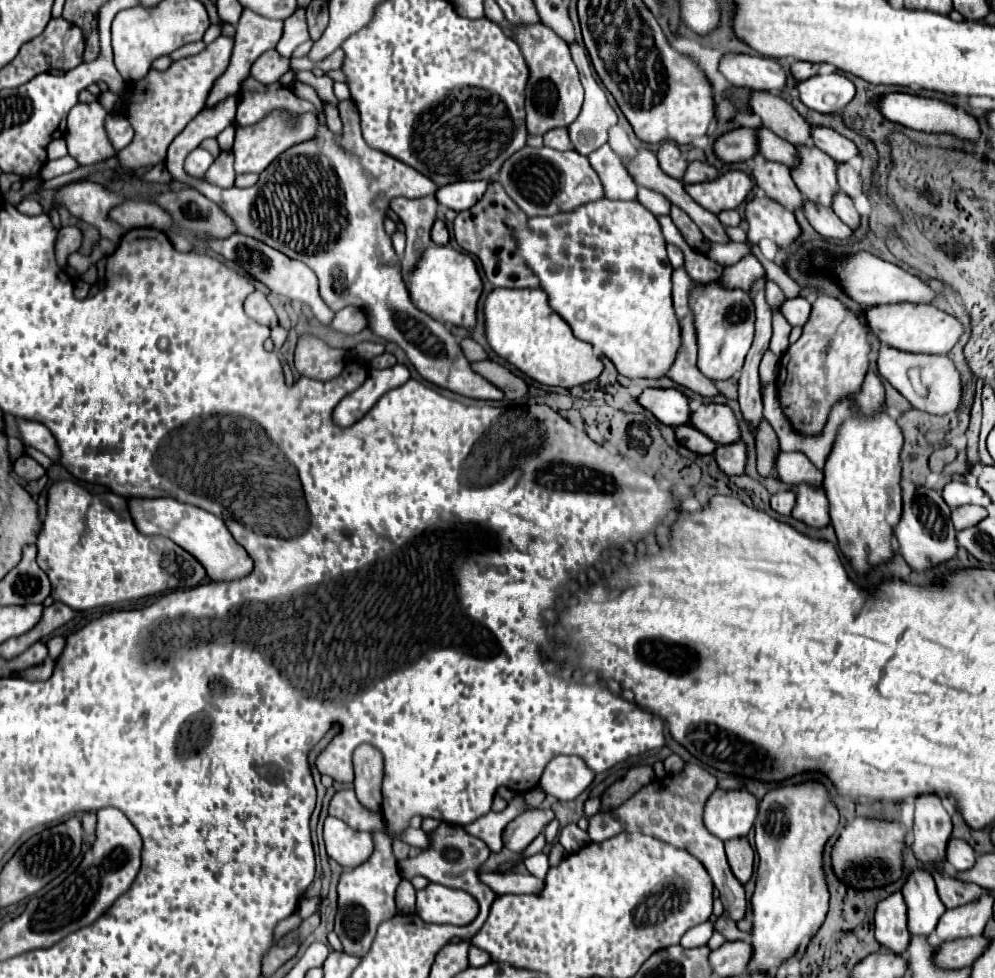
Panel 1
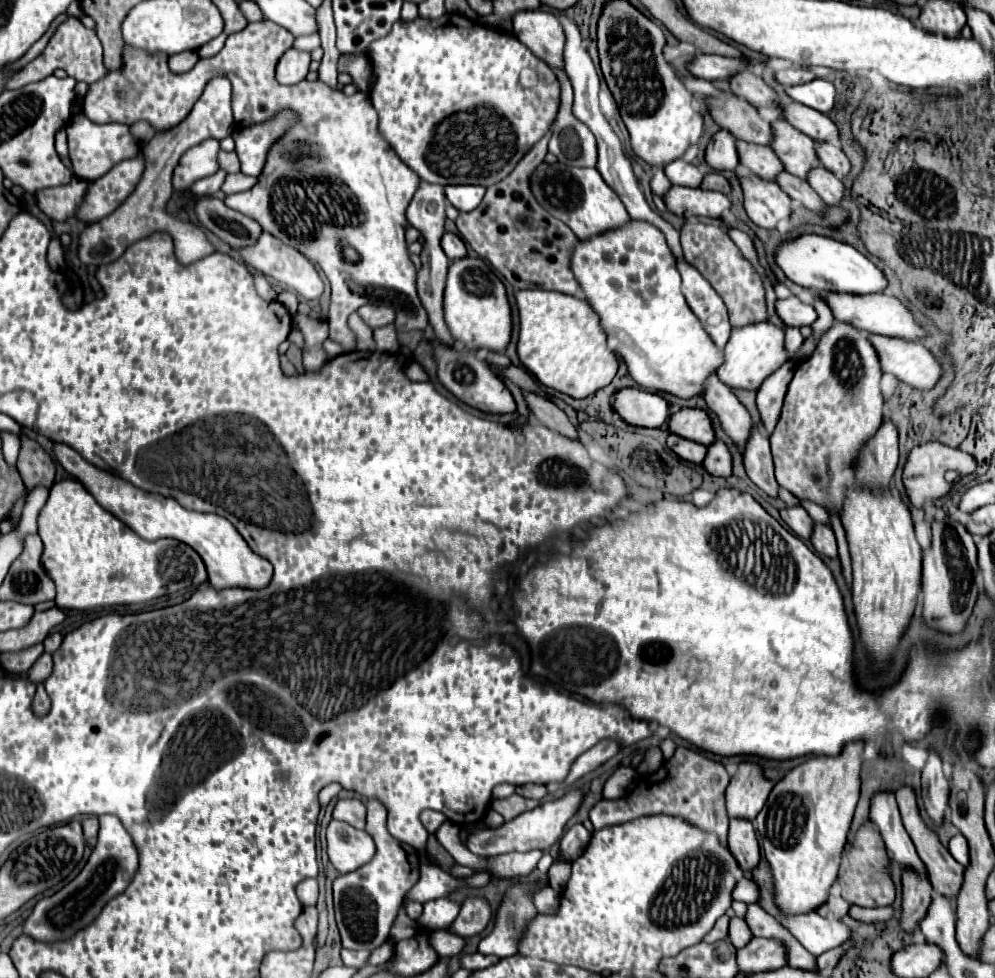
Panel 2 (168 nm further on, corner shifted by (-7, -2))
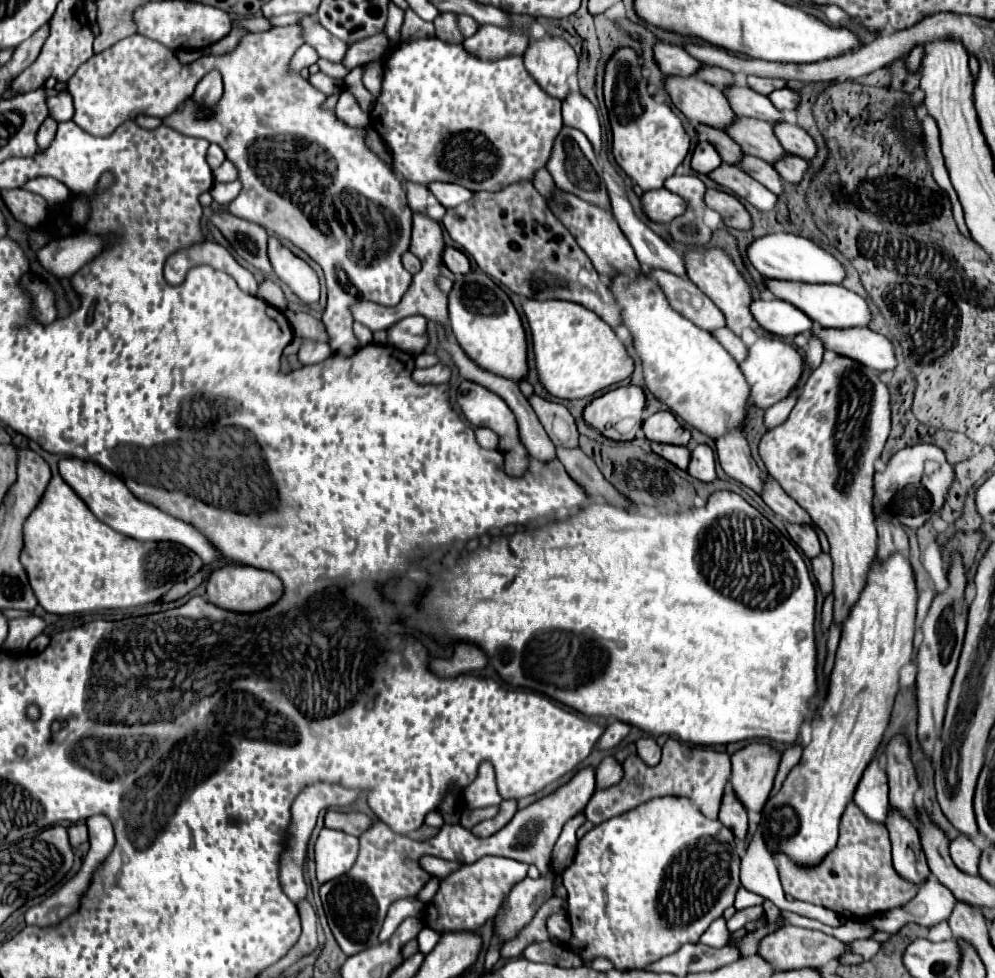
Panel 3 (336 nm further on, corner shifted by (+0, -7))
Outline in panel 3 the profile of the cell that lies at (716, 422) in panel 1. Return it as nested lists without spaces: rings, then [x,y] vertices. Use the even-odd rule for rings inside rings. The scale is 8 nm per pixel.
[[[659,411],[643,421],[643,433],[649,441],[671,443],[671,445],[687,445],[691,441],[691,433],[679,425],[677,417],[671,411]]]

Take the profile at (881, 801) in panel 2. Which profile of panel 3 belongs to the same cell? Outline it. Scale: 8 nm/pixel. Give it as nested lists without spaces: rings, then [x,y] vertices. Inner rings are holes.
[[[875,757],[867,769],[863,771],[863,777],[855,789],[853,801],[857,807],[873,821],[885,823],[887,811],[889,811],[889,799],[887,799],[887,773],[879,765],[879,759]]]

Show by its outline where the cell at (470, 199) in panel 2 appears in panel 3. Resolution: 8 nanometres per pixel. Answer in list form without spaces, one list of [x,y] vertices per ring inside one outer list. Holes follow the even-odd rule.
[[[435,181],[435,183],[429,183],[427,185],[429,191],[437,197],[437,201],[443,205],[443,207],[457,207],[459,203],[463,201],[469,201],[471,199],[471,191],[461,187],[461,185],[453,185],[453,183],[441,183],[441,181]]]

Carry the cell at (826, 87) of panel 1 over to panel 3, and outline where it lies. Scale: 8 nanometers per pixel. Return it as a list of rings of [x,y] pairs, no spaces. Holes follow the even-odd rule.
[[[787,87],[773,91],[769,95],[769,99],[779,111],[795,111],[795,107],[797,107],[797,93],[789,91]]]

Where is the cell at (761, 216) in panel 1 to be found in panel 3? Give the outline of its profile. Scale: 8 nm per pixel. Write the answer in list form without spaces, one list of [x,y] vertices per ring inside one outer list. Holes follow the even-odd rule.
[[[729,163],[719,165],[713,173],[709,173],[709,179],[719,183],[721,187],[729,189],[739,199],[749,201],[759,211],[771,211],[775,207],[775,203],[777,203],[777,195],[775,193],[771,193],[761,183],[757,183],[753,177],[745,175],[745,171],[741,171],[735,165],[729,165]]]

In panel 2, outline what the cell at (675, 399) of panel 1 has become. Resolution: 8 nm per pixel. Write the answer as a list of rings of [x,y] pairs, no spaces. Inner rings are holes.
[[[624,388],[616,392],[612,406],[622,416],[622,420],[634,426],[658,428],[670,418],[670,404],[656,392]]]

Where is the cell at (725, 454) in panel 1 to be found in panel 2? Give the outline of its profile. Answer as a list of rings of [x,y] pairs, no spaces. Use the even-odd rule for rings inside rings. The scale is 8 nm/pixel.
[[[720,440],[708,446],[708,454],[702,464],[712,476],[732,476],[732,454],[728,446]]]

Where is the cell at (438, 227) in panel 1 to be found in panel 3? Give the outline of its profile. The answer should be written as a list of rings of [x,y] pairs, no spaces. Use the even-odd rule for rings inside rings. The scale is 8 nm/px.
[[[447,247],[445,253],[443,253],[443,263],[445,267],[451,271],[451,273],[469,273],[471,271],[471,263],[467,259],[467,255],[459,249],[453,249],[453,247]]]

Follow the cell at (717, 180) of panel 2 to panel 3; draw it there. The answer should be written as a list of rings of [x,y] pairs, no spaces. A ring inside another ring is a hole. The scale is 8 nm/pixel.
[[[709,189],[705,193],[705,205],[709,209],[717,211],[729,229],[749,231],[753,227],[751,215],[747,213],[745,205],[735,195],[729,195],[729,193],[717,191],[717,189]]]

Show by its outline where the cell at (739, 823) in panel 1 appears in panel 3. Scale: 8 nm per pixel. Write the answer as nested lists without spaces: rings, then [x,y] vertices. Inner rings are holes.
[[[749,743],[731,755],[731,789],[749,811],[761,811],[781,763],[781,751],[769,743]]]

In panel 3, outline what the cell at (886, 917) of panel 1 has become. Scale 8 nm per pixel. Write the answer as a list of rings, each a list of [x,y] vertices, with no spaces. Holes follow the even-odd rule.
[[[889,807],[885,825],[891,835],[895,871],[913,883],[923,883],[929,877],[929,867],[925,853],[921,851],[921,841],[915,823],[909,823],[909,819],[901,811]]]

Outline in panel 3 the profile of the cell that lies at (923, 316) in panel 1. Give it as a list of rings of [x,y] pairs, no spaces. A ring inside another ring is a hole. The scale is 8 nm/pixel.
[[[765,279],[767,291],[771,291],[777,299],[787,301],[801,309],[813,323],[819,323],[821,327],[867,327],[871,321],[871,313],[867,303],[853,291],[831,285],[831,283],[801,283],[801,281],[779,281],[779,279]]]

